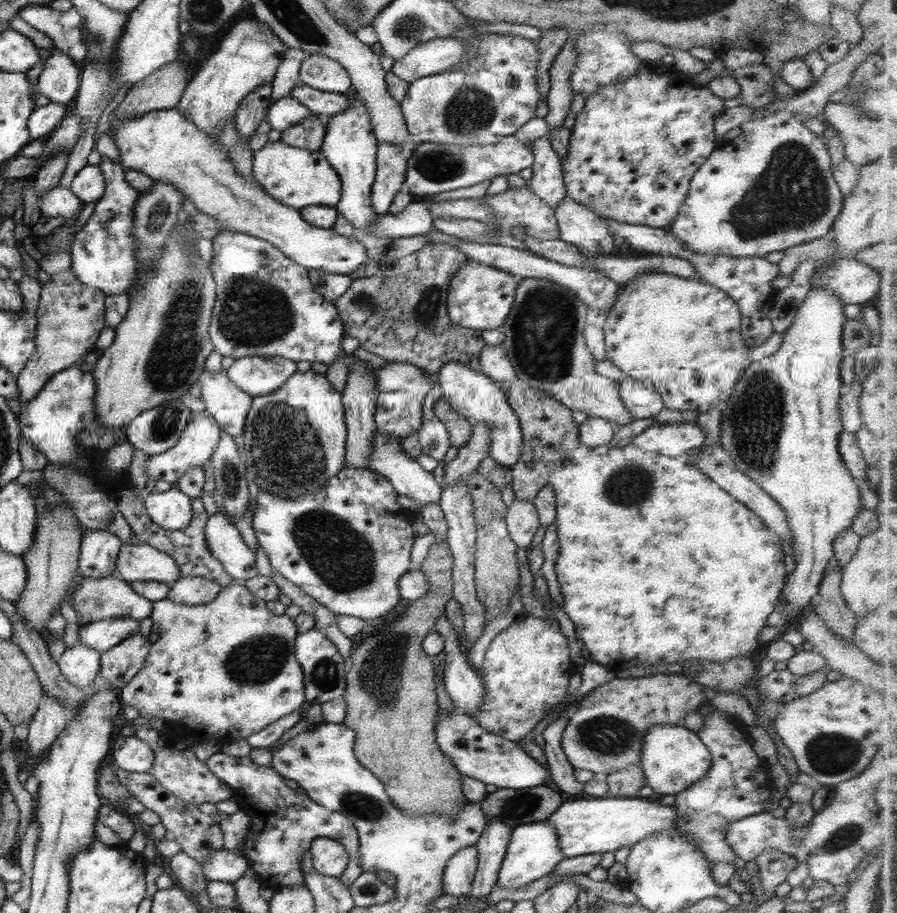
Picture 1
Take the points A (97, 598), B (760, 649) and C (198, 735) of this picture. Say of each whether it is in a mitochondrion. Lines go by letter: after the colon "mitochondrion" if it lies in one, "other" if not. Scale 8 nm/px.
A: mitochondrion
B: other
C: other

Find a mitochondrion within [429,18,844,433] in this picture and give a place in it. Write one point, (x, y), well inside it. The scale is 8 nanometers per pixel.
(792, 194)

